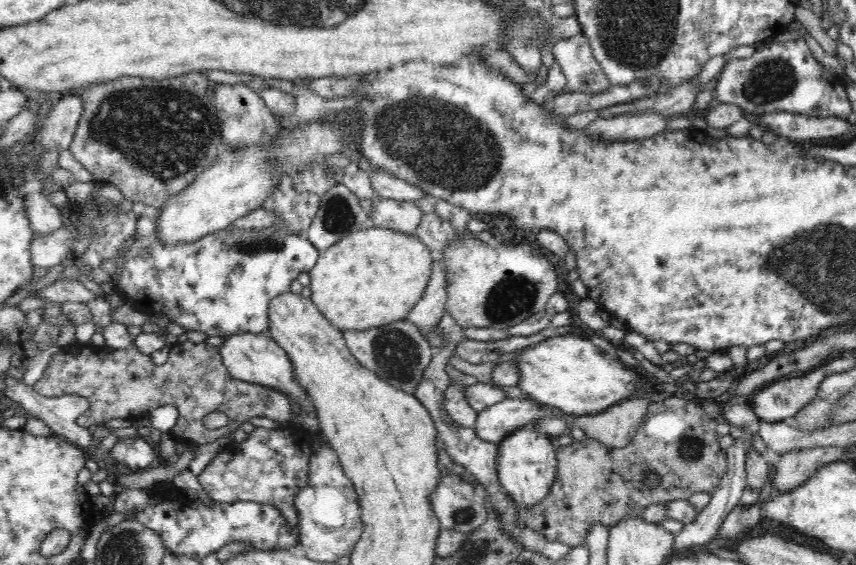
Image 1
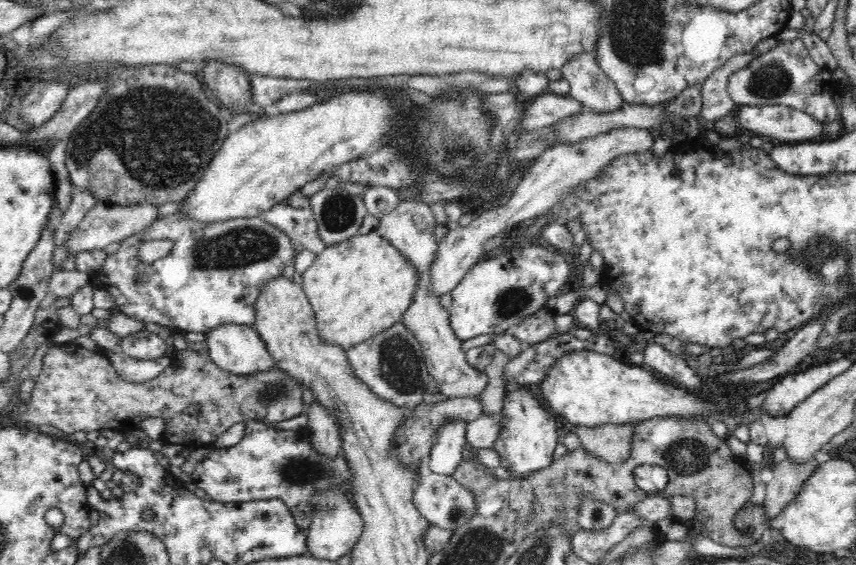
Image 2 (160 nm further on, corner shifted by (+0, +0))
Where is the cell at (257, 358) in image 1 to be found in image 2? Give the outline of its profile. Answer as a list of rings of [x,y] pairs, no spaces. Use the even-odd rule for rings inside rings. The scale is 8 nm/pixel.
[[[232,323],[215,326],[207,332],[203,346],[207,347],[214,364],[217,364],[222,370],[237,375],[249,375],[276,367],[272,356],[268,352],[266,343],[253,327]]]

